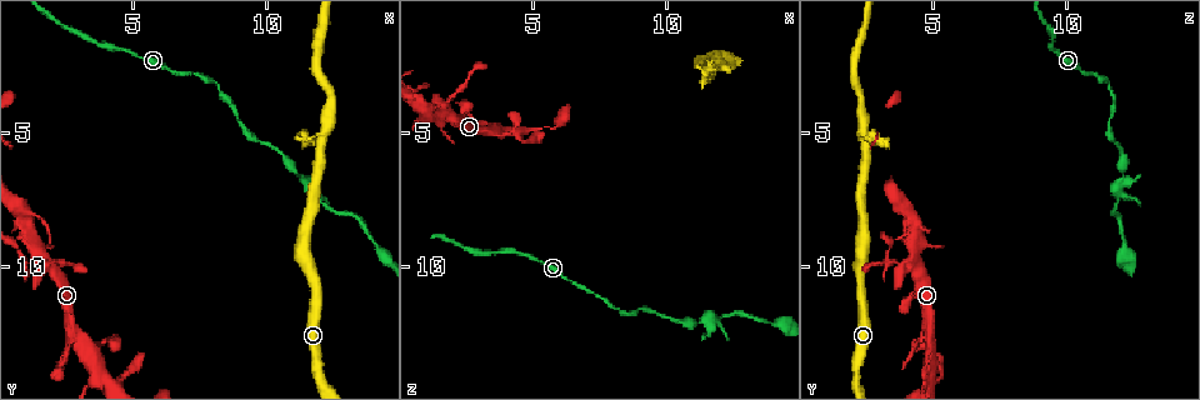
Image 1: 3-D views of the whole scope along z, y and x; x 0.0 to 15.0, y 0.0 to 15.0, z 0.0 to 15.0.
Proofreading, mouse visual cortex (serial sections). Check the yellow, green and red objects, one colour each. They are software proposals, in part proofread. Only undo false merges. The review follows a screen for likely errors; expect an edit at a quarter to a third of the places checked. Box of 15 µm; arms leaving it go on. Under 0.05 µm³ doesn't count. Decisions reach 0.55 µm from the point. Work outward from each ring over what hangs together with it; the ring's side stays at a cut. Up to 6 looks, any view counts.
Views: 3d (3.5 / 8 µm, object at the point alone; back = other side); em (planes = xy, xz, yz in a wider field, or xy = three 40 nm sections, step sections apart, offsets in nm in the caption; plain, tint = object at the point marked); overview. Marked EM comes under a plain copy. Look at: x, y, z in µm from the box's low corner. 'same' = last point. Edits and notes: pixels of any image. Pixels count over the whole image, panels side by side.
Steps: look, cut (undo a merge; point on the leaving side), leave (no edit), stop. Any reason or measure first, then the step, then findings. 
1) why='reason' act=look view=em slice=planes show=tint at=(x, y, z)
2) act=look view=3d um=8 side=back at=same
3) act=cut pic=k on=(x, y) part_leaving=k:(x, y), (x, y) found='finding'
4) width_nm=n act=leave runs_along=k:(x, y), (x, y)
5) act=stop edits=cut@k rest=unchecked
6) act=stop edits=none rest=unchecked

why='abrupt turn' act=look view=3d um=8 at=(4.3, 14.5, 4.9)

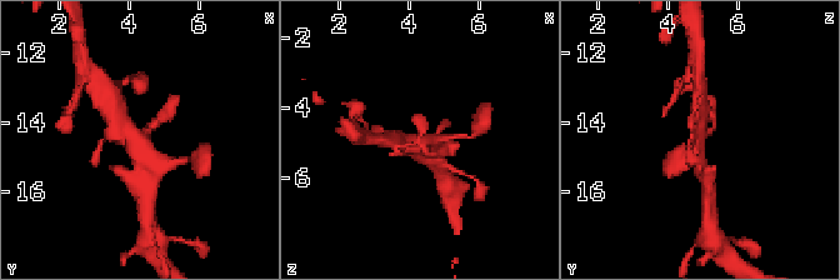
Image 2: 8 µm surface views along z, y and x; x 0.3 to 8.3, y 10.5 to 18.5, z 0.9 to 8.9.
act=look view=3d um=3.5 at=(4.3, 14.4, 4.9)

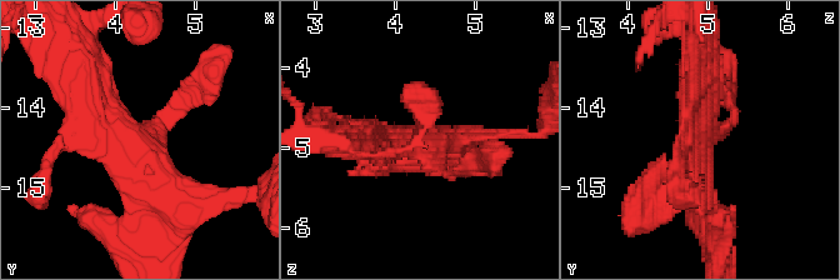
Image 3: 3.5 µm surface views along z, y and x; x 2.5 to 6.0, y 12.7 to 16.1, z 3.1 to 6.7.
act=look view=em slice=xy step=1 show=tint at=(4.30, 14.35, 4.90)

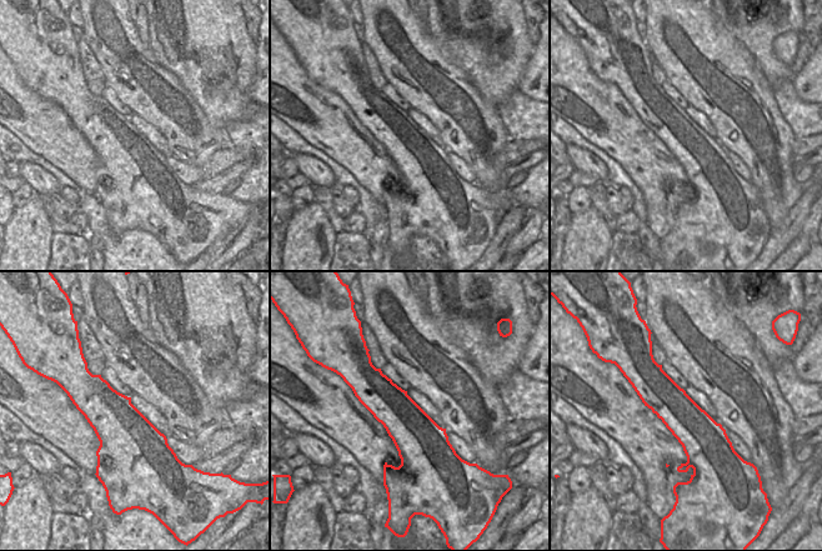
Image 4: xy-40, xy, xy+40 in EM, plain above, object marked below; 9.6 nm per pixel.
act=leave runs_along=3:(361, 136), (469, 169) found='continuous, no second cell'

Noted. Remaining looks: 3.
why='two arms in line, one across' act=look view=3d um=3.5 at=(12.0, 5.5, 2.5)

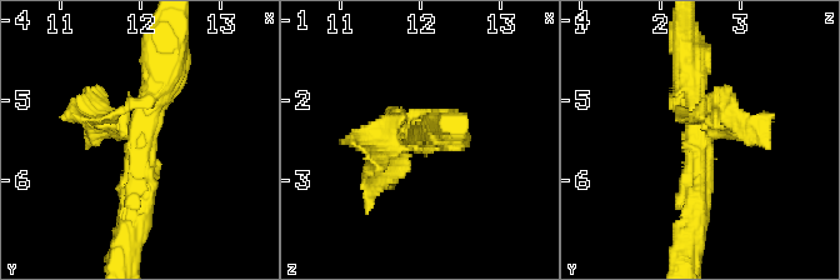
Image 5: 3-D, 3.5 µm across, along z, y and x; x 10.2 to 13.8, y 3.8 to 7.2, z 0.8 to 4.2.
arms=3 arm_widths_nm=200,300,400 why='need the tissue' act=look view=em slice=xy step=2 show=tint at=(12.05, 5.45, 2.50)

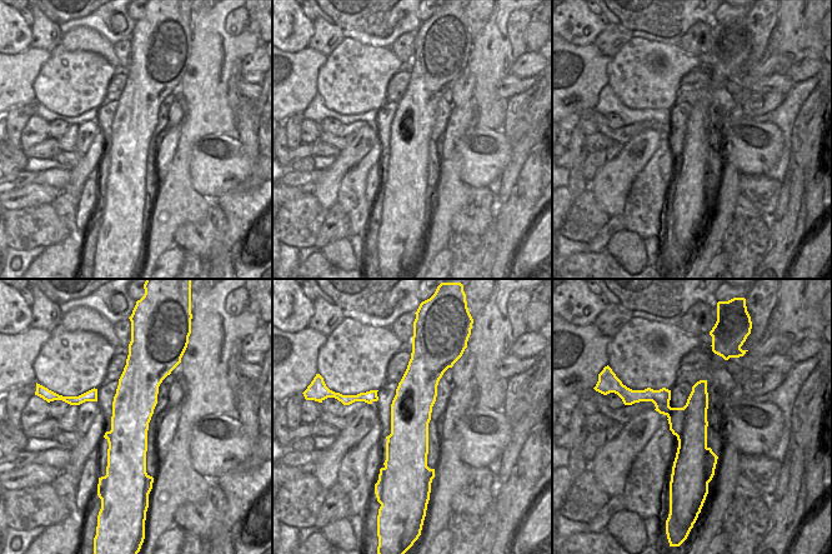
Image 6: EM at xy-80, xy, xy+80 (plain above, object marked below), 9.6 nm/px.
act=cut pic=5 on=(366, 140) found='a second cell is stuck on'

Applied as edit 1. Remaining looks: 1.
act=stop edits=cut@5 rest=unchecked

